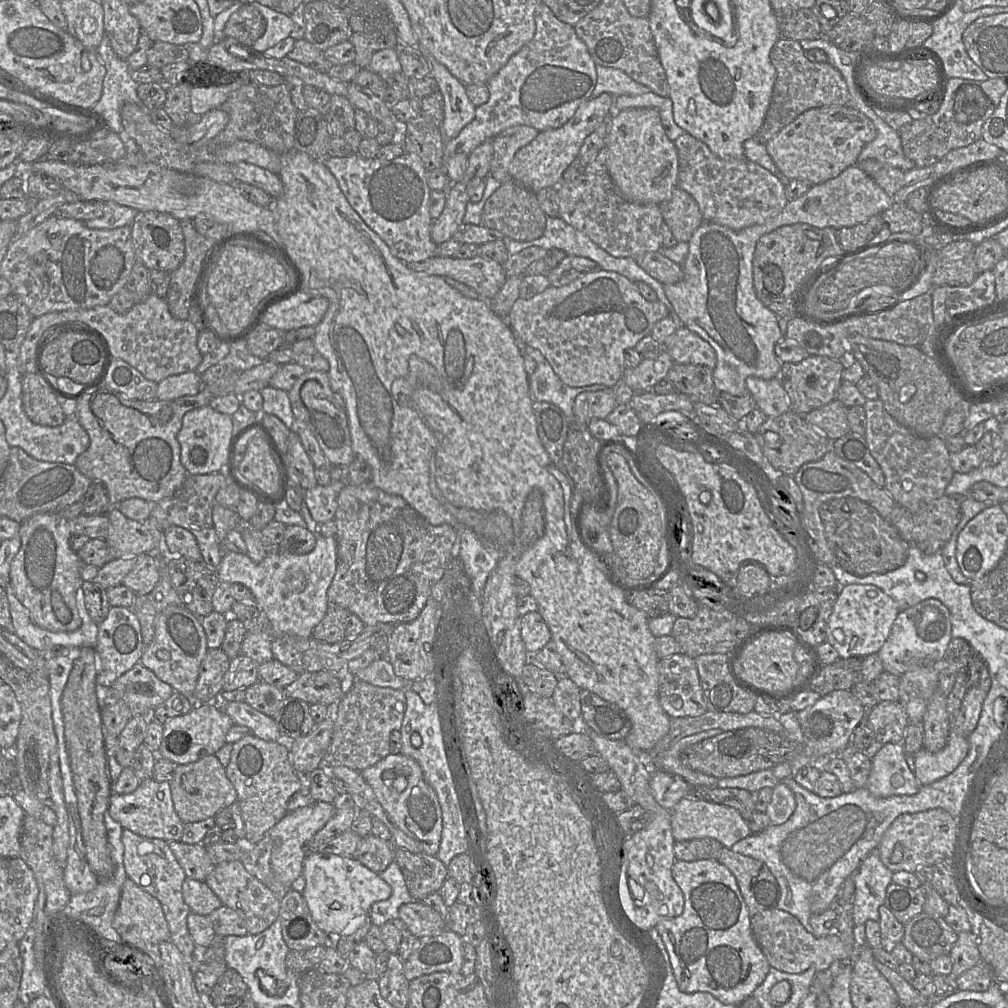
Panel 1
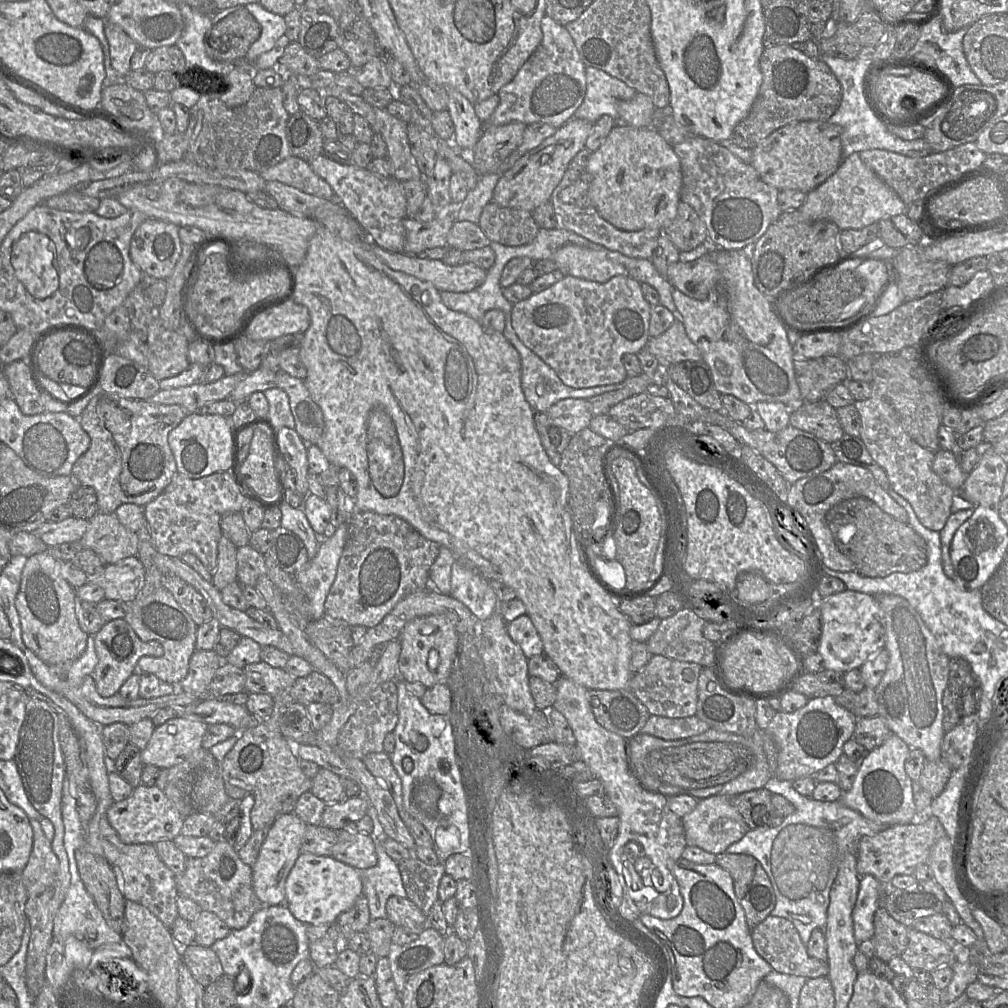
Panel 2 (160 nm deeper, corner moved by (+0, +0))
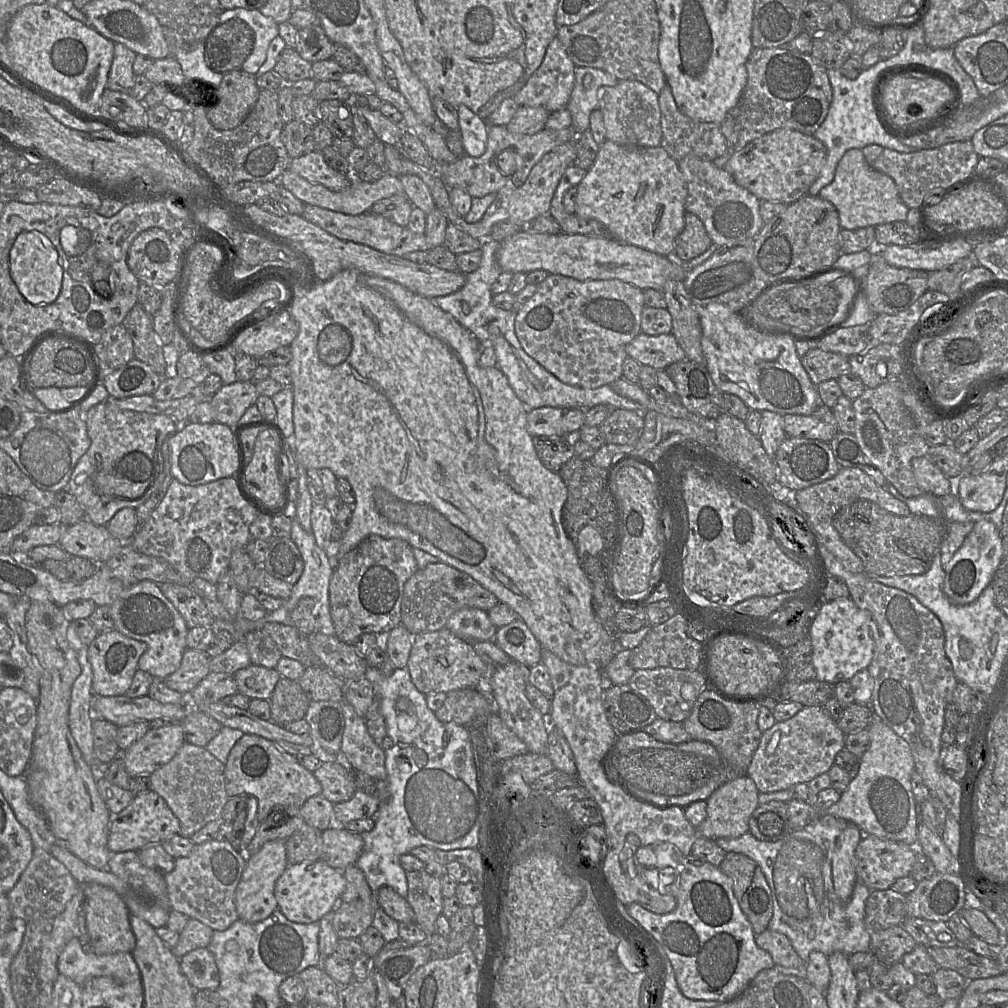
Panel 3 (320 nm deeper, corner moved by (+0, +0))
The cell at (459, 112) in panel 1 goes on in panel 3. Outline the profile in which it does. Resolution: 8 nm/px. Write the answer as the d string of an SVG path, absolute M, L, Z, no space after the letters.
M459 105L457 111L464 152L471 157L480 157L486 149L489 124L465 105Z

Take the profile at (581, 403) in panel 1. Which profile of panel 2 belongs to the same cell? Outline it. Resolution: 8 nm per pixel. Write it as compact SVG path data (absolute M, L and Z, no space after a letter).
M583 398L562 399L544 413L547 413L557 425L568 430L572 435L587 428L593 417L587 407L587 399Z

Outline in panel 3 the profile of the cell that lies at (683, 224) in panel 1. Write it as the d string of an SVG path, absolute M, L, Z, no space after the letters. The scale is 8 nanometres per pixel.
M685 212L685 226L675 240L673 258L687 262L705 252L712 244L702 221L693 213Z

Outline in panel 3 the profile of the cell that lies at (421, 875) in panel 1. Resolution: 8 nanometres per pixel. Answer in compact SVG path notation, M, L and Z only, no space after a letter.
M424 869L406 872L407 902L414 912L414 922L428 935L436 933L436 920L442 914L441 880Z

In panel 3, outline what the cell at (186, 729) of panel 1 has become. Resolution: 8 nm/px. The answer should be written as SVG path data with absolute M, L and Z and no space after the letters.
M180 722L150 728L146 734L120 753L131 777L150 775L167 764L185 743Z

